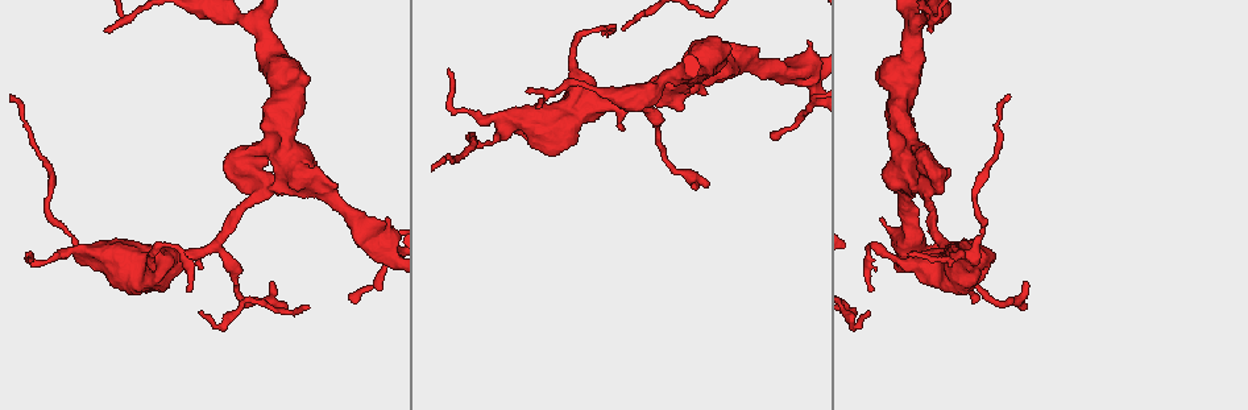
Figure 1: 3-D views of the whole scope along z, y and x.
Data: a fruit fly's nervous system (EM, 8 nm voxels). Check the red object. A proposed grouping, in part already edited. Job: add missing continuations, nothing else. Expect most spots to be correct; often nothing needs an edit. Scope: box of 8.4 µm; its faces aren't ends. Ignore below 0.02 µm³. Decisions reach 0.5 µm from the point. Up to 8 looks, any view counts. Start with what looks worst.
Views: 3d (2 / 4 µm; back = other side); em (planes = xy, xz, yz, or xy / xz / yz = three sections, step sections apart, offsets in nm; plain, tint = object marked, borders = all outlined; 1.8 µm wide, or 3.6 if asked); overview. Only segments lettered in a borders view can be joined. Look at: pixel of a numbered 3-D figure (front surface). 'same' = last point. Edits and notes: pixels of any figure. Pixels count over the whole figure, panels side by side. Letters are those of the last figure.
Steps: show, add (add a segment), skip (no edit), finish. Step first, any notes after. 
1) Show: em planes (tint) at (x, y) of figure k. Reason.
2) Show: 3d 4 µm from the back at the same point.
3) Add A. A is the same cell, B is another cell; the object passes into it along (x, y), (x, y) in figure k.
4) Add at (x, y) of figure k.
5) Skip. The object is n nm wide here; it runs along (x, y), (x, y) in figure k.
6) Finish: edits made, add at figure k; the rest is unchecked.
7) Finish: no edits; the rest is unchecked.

Show: 3d 2 µm at (927, 197) of figure 1. Sharp bend.

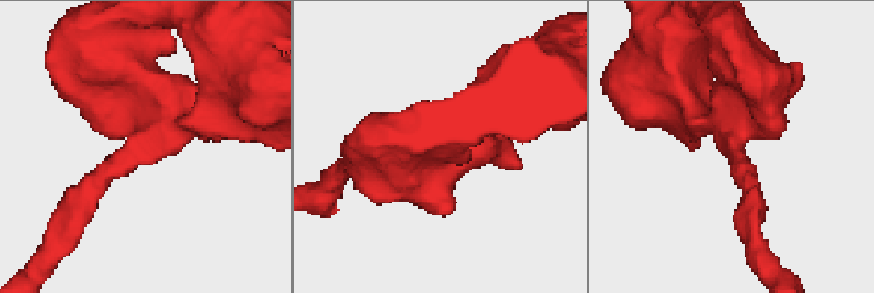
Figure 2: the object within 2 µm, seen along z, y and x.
Show: em planes (tint) at (739, 152) of figure 2. Now the EM.

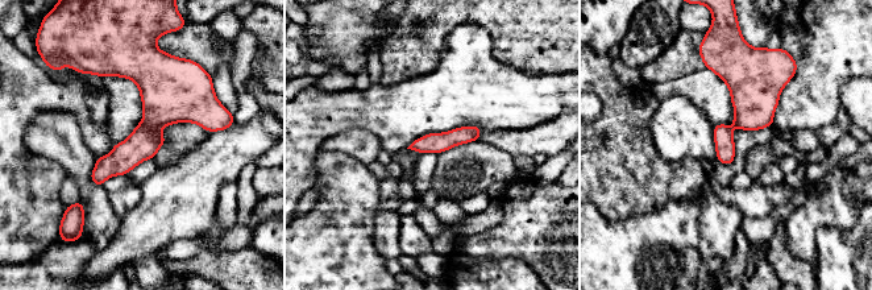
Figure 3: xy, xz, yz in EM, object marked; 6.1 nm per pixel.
Show: em planes (borders) at the same point.

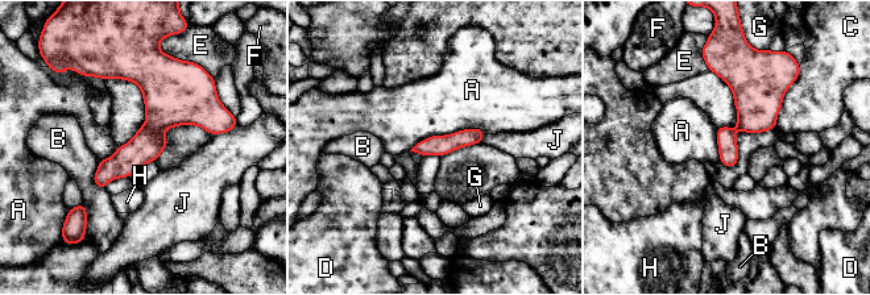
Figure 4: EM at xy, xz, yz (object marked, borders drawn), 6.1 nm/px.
Skip. The longest contact is with A, 480 nm; A, B, C, D, E, F, G, H and J are other cells; a border runs along (485, 132), (433, 134), (409, 150) in figure 4; none of them fits.

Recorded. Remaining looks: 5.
Show: em 3.6 µm planes (tint) at (915, 247) of figure 1. Sudden change in width.

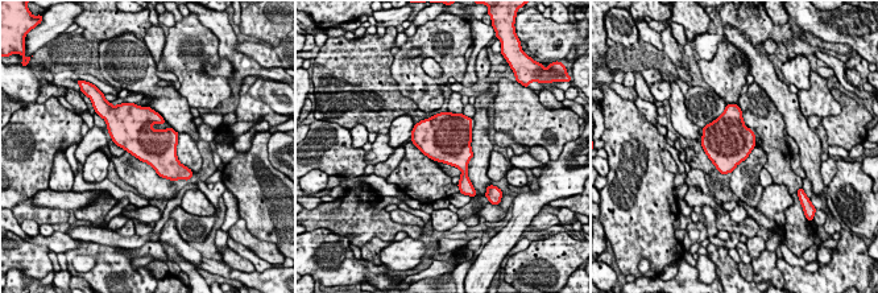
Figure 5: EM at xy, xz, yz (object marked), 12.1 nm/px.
Show: em 3.6 µm planes (borders) at the same point.

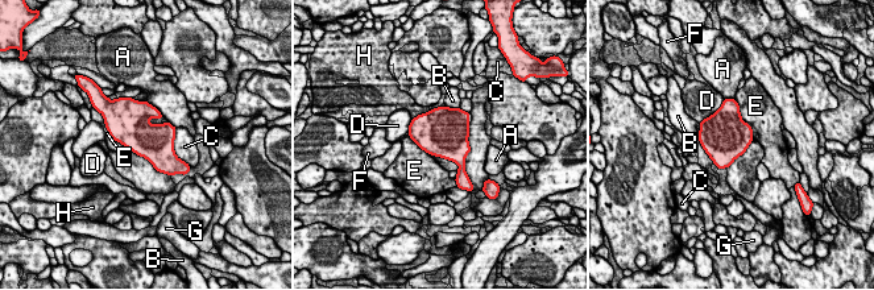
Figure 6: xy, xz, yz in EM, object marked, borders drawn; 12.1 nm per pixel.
Skip. A, B, C, D, E, F, G and H are other cells; a border runs along (407, 136), (431, 154) in figure 6; no lettered segment goes on from it.

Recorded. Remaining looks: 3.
Show: em 3.6 µm planes (borders) at (530, 124) of figure 1. Thick turns thin.

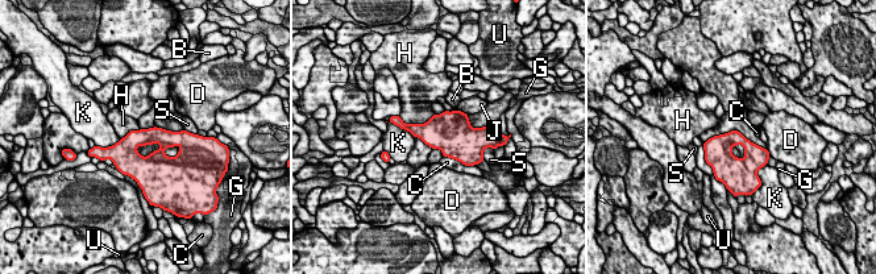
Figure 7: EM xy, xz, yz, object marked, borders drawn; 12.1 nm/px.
Skip. The object is 220 nm wide here; the longest contact is with H, 460 nm; B, C, D, G, H, J, K, S and U are other cells; none of them fits.

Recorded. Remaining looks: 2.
Finish: no edits; the rest is unchecked.

